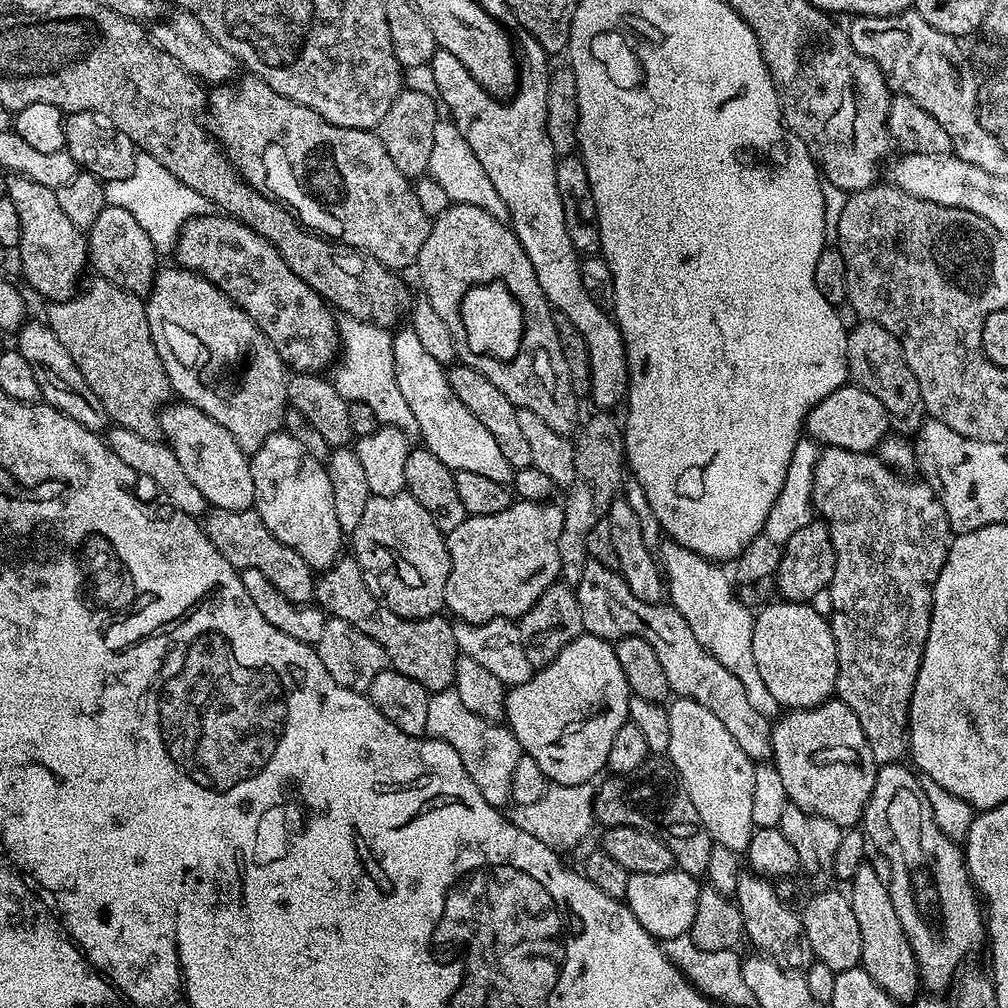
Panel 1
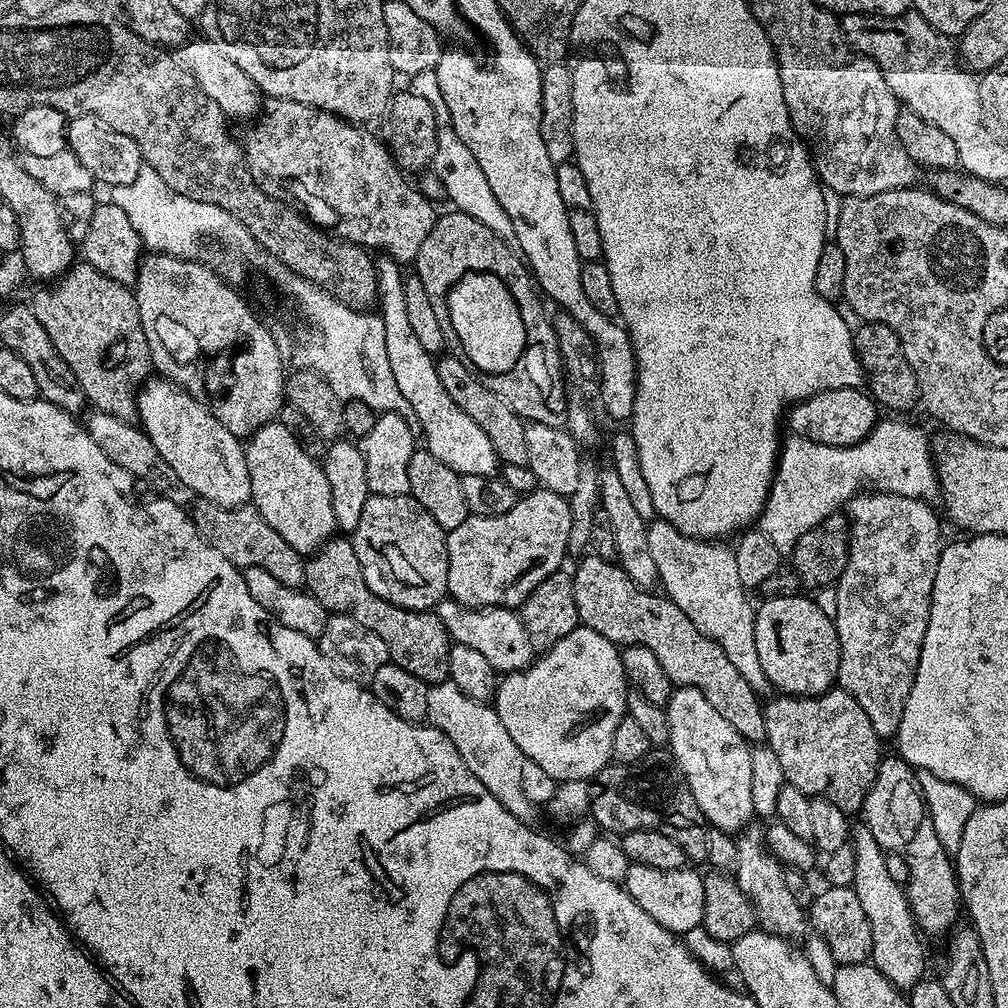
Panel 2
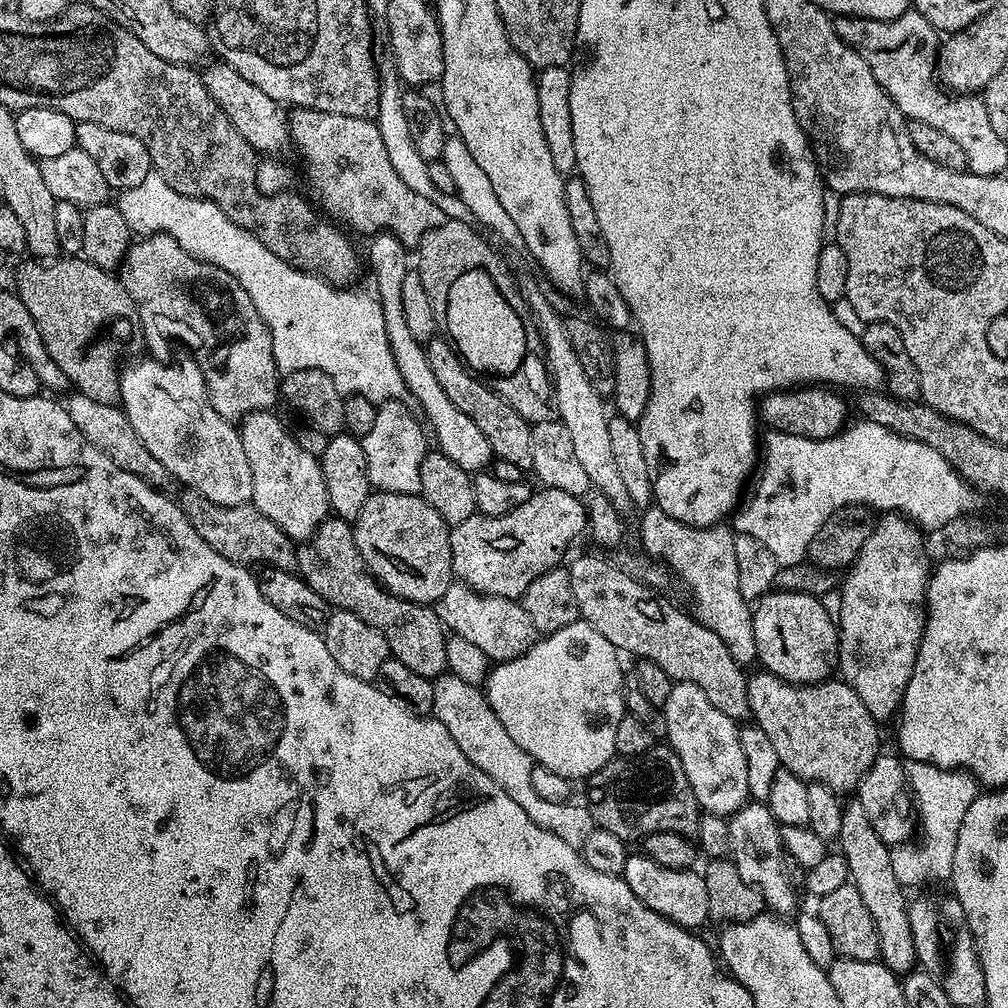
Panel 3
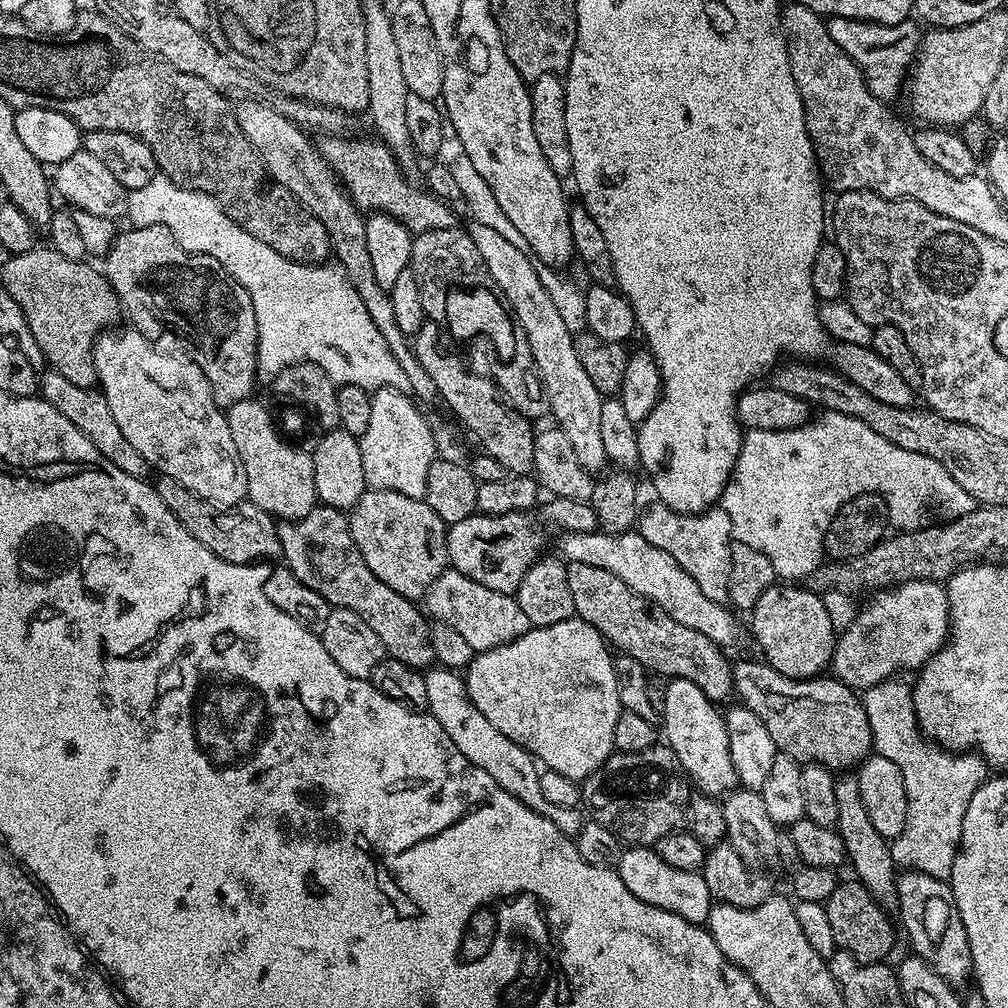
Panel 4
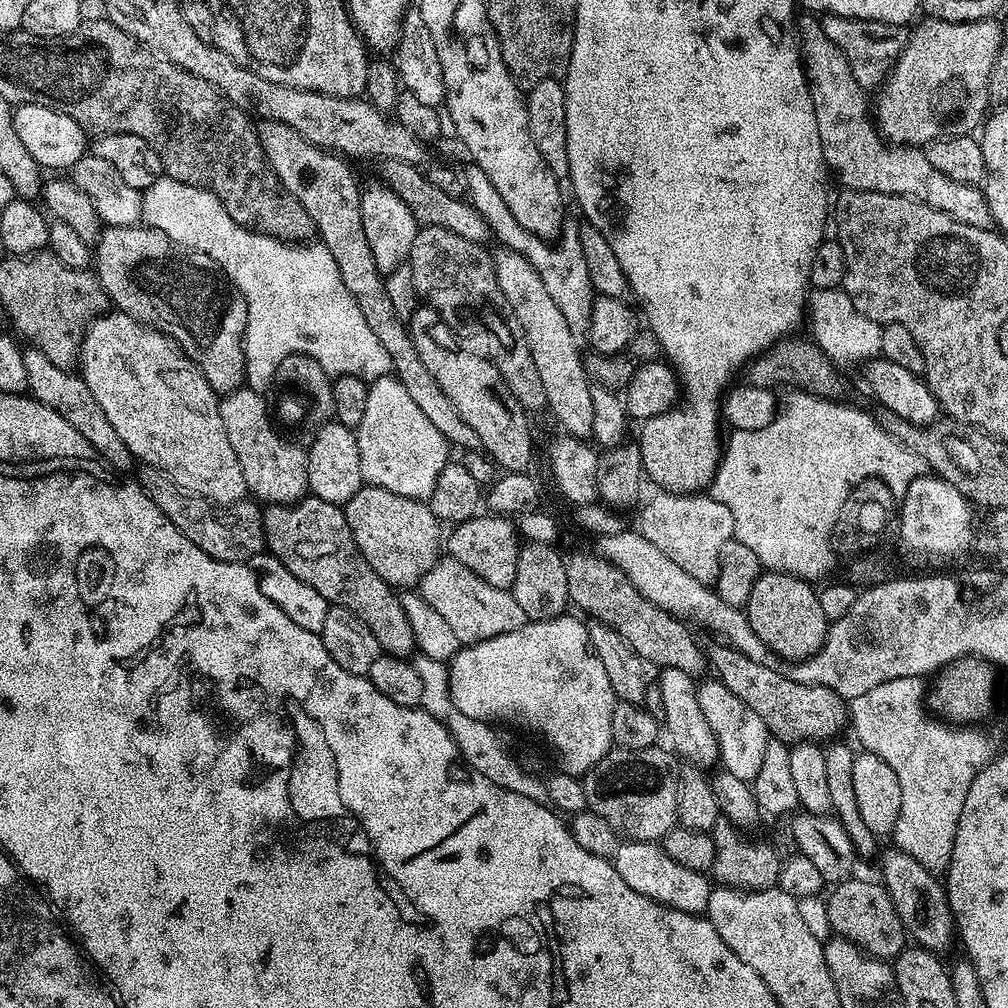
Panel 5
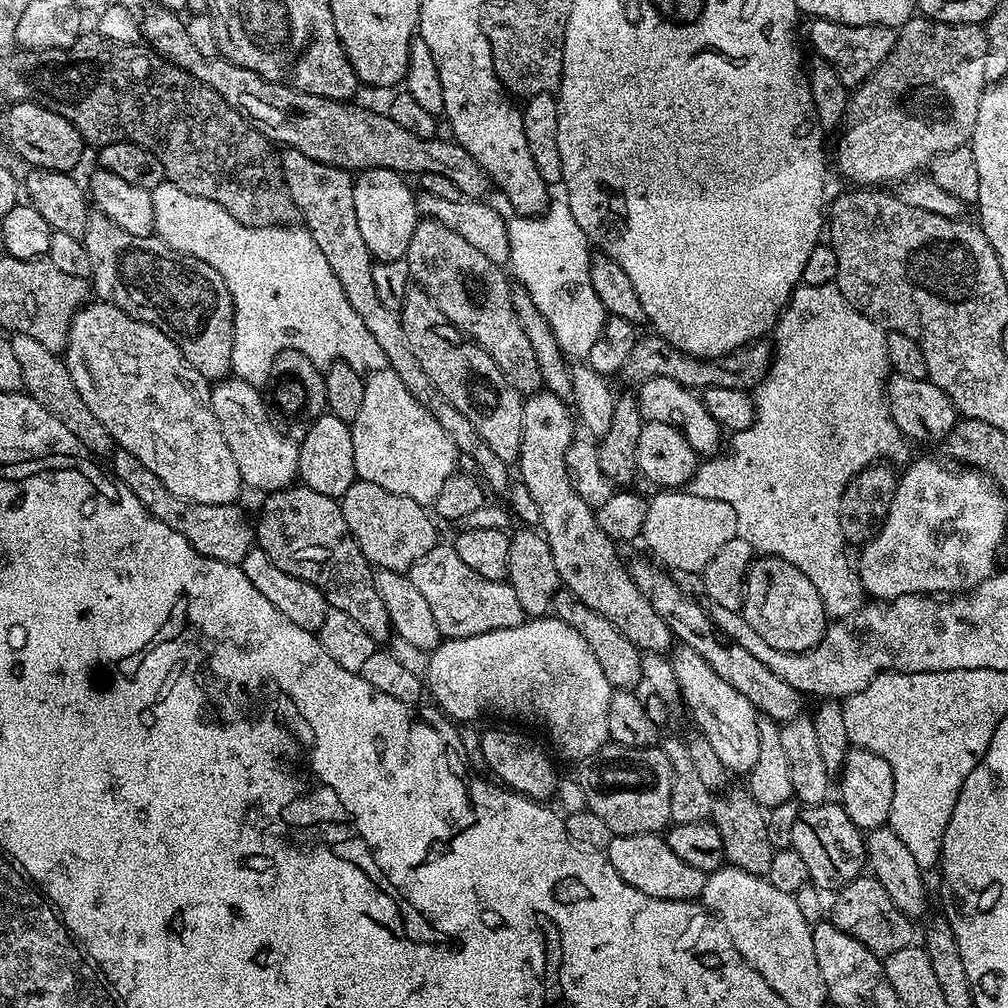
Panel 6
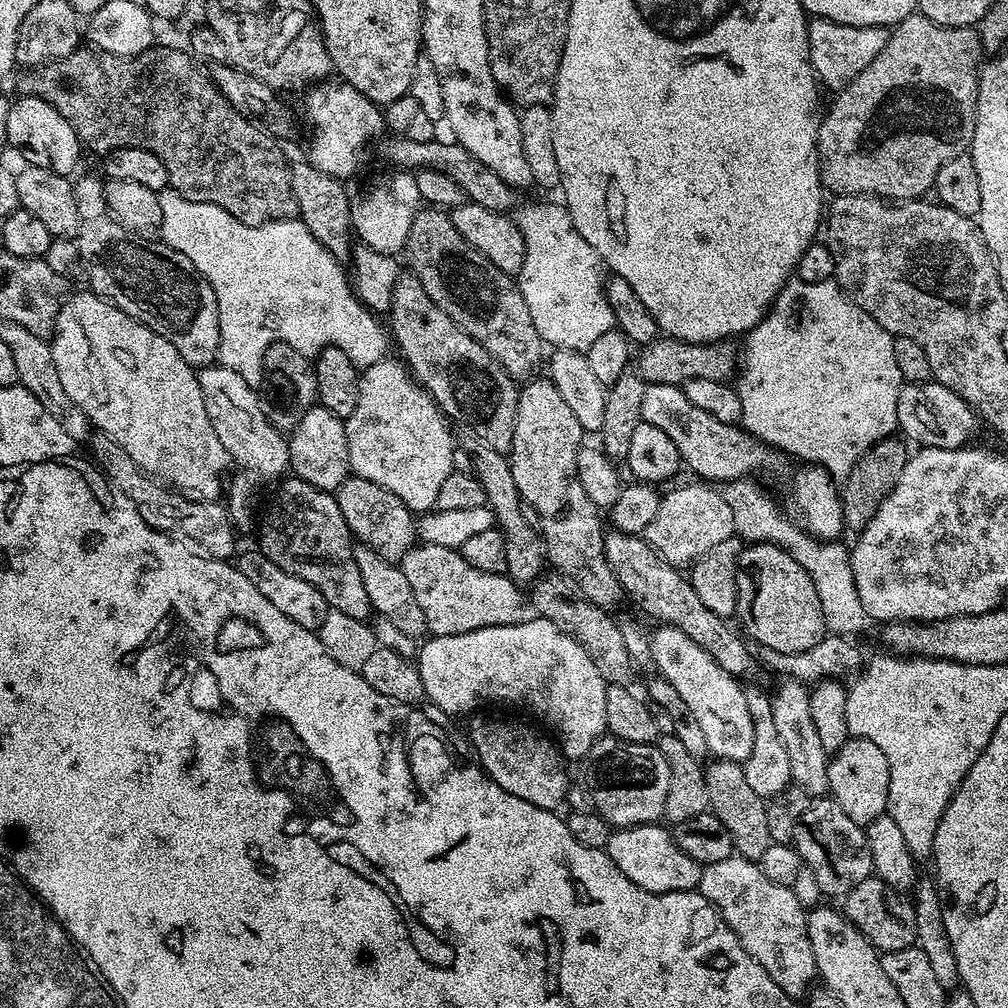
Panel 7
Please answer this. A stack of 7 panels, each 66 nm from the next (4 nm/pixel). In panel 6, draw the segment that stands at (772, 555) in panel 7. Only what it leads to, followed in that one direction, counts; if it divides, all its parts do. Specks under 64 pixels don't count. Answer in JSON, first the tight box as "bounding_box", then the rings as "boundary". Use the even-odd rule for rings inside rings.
{"bounding_box":[744,555,826,652],"boundary":[[[761,555],[753,559],[744,577],[744,617],[778,650],[801,652],[814,646],[822,638],[826,627],[824,600],[814,590],[814,582],[806,578],[798,566],[777,556]]]}

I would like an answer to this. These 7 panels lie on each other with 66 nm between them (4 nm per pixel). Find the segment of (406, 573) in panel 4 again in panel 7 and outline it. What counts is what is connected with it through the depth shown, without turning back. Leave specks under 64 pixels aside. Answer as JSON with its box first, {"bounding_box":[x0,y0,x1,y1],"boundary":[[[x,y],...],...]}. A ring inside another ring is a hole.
{"bounding_box":[334,475,418,562],"boundary":[[[349,475],[342,486],[334,493],[338,502],[338,510],[342,510],[342,518],[346,518],[348,529],[361,545],[376,551],[382,558],[399,562],[417,543],[418,520],[412,511],[390,490],[378,486],[374,482],[366,482],[366,478]]]}

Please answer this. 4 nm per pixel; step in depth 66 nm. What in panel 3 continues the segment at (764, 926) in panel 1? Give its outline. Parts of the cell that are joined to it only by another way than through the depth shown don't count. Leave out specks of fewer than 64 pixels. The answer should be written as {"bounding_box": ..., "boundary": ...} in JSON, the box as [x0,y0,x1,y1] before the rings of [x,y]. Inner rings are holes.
{"bounding_box":[727,801,797,916],"boundary":[[[749,801],[729,817],[727,823],[730,859],[742,880],[759,890],[765,907],[771,913],[779,916],[793,915],[797,911],[797,891],[786,873],[790,860],[788,852],[781,846],[779,825],[767,803]]]}

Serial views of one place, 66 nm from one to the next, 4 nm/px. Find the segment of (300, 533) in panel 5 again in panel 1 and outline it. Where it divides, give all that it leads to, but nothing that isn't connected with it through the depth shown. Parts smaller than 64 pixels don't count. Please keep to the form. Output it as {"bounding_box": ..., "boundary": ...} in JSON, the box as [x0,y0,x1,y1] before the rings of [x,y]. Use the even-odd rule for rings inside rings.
{"bounding_box":[314,554,458,693],"boundary":[[[348,554],[341,555],[340,559],[333,562],[332,567],[323,569],[315,577],[315,581],[316,594],[314,600],[320,609],[331,619],[350,622],[350,626],[354,626],[358,630],[362,630],[362,634],[374,638],[374,642],[378,642],[378,646],[382,646],[382,650],[386,650],[389,665],[395,668],[397,672],[406,674],[406,678],[414,678],[414,682],[422,682],[422,686],[426,686],[429,693],[441,692],[444,688],[453,687],[458,649],[454,642],[453,621],[447,615],[437,614],[421,620],[403,620],[401,616],[394,614],[394,610],[390,610],[372,595],[372,591],[366,586],[358,562]]]}

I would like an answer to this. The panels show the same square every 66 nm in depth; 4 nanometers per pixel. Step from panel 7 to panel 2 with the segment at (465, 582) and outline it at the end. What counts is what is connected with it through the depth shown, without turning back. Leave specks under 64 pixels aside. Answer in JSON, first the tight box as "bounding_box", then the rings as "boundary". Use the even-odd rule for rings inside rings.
{"bounding_box":[434,598,534,674],"boundary":[[[451,598],[441,600],[434,611],[449,637],[457,644],[478,650],[497,674],[521,672],[532,663],[534,653],[519,611],[511,608],[467,608]]]}

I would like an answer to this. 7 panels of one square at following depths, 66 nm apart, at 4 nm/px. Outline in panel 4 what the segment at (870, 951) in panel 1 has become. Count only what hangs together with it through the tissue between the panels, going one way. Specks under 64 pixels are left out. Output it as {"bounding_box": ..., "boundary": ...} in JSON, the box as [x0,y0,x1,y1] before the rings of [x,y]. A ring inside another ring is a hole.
{"bounding_box":[834,774,898,906],"boundary":[[[840,774],[836,776],[834,795],[838,801],[838,818],[834,825],[841,838],[844,839],[844,855],[847,863],[852,863],[855,879],[864,884],[866,890],[873,895],[877,903],[892,906],[896,901],[896,880],[898,865],[892,860],[892,849],[889,841],[870,822],[870,814],[866,814],[866,806],[862,802],[860,778],[856,774]]]}

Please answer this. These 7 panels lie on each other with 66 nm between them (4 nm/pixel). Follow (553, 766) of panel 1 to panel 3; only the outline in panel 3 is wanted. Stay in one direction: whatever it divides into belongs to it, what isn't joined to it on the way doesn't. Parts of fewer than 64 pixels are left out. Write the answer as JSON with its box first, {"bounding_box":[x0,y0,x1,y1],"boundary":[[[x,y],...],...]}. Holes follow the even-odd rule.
{"bounding_box":[487,618,626,782],"boundary":[[[577,618],[570,626],[562,626],[562,630],[541,635],[518,658],[499,661],[487,674],[488,704],[498,722],[506,726],[506,734],[510,734],[510,738],[514,738],[514,742],[518,742],[518,746],[522,746],[522,750],[526,750],[537,765],[561,775],[569,782],[587,781],[617,755],[615,734],[618,724],[626,715],[626,679],[620,669],[620,659],[621,653],[615,646],[606,642],[606,638],[602,638],[594,626]]]}

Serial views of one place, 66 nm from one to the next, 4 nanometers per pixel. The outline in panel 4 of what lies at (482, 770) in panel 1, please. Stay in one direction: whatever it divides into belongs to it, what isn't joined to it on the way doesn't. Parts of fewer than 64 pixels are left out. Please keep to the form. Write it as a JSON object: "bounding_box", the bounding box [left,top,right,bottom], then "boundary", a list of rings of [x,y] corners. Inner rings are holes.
{"bounding_box":[424,666,586,838],"boundary":[[[432,666],[424,672],[424,681],[426,682],[427,711],[430,713],[431,719],[440,724],[442,730],[446,730],[446,734],[450,734],[450,742],[454,742],[454,746],[458,746],[458,750],[462,750],[465,758],[474,766],[486,770],[486,774],[490,774],[490,778],[494,778],[494,782],[498,782],[498,786],[502,786],[502,790],[514,794],[523,804],[530,806],[538,814],[550,818],[554,822],[554,826],[561,828],[567,836],[575,838],[580,833],[580,827],[586,822],[585,817],[580,817],[581,809],[579,807],[554,806],[546,800],[539,785],[541,769],[532,753],[527,752],[522,746],[518,746],[510,738],[506,738],[506,734],[502,734],[502,730],[498,730],[498,726],[494,726],[494,722],[490,722],[490,718],[486,718],[482,714],[482,710],[478,710],[478,706],[474,706],[474,702],[470,702],[468,688],[464,685],[464,676],[459,671],[450,668]]]}

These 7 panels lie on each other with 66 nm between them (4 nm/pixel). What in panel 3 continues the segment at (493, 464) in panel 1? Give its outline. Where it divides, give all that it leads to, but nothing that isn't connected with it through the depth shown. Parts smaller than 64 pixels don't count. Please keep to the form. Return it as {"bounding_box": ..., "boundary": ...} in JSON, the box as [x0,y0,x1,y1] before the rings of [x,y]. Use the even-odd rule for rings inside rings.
{"bounding_box":[368,232,493,474],"boundary":[[[390,232],[373,235],[369,240],[372,241],[368,244],[368,264],[372,267],[373,278],[376,279],[374,292],[380,301],[380,309],[386,322],[386,338],[398,374],[408,387],[408,392],[416,396],[418,408],[424,411],[423,419],[426,424],[428,419],[427,427],[430,432],[432,427],[432,432],[436,435],[435,447],[438,451],[446,454],[450,462],[462,466],[462,470],[470,474],[479,473],[493,463],[490,442],[486,442],[486,434],[482,434],[482,430],[478,430],[478,426],[474,426],[474,422],[470,422],[470,418],[466,418],[466,414],[462,414],[462,410],[458,410],[458,406],[454,406],[454,402],[446,398],[446,390],[438,386],[438,378],[434,378],[434,370],[430,370],[425,345],[416,340],[414,334],[410,334],[406,323],[406,312],[402,310],[402,282],[410,271],[408,256],[404,253],[407,252],[406,246]]]}

